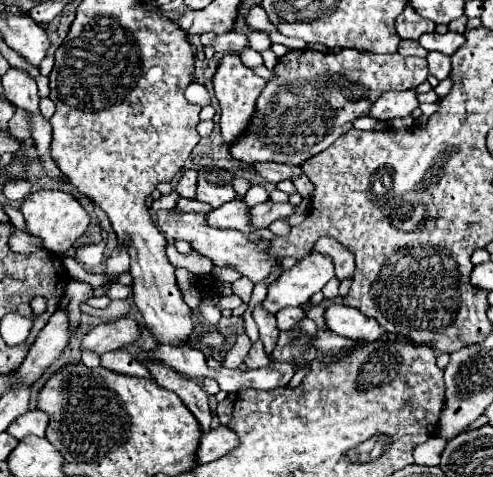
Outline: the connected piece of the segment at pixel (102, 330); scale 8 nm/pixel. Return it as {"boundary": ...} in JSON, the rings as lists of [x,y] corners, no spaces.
{"boundary":[[[121,318],[109,324],[99,324],[83,336],[81,350],[91,350],[95,354],[105,354],[131,344],[139,336],[139,324],[131,318]]]}

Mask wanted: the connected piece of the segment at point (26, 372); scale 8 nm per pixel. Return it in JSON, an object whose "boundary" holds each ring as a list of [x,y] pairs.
{"boundary":[[[59,308],[47,322],[47,326],[39,332],[35,344],[31,346],[27,358],[23,360],[23,368],[19,368],[19,378],[27,382],[35,382],[47,366],[51,366],[63,348],[67,346],[67,312]]]}

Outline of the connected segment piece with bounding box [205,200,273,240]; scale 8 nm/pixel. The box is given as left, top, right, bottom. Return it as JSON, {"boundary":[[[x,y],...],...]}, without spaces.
{"boundary":[[[233,200],[227,202],[211,212],[205,214],[207,216],[207,224],[213,224],[215,228],[235,228],[241,230],[249,240],[273,240],[273,234],[268,228],[256,229],[249,224],[249,208],[247,204],[241,200]]]}

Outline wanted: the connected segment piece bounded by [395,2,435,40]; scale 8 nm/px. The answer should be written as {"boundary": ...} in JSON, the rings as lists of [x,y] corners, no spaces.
{"boundary":[[[409,2],[405,6],[405,12],[397,16],[395,20],[395,28],[397,28],[397,34],[401,38],[413,38],[413,40],[419,40],[421,34],[425,32],[433,32],[435,30],[435,24],[431,20],[425,20],[421,18],[419,14],[415,14],[415,10],[409,8]]]}

